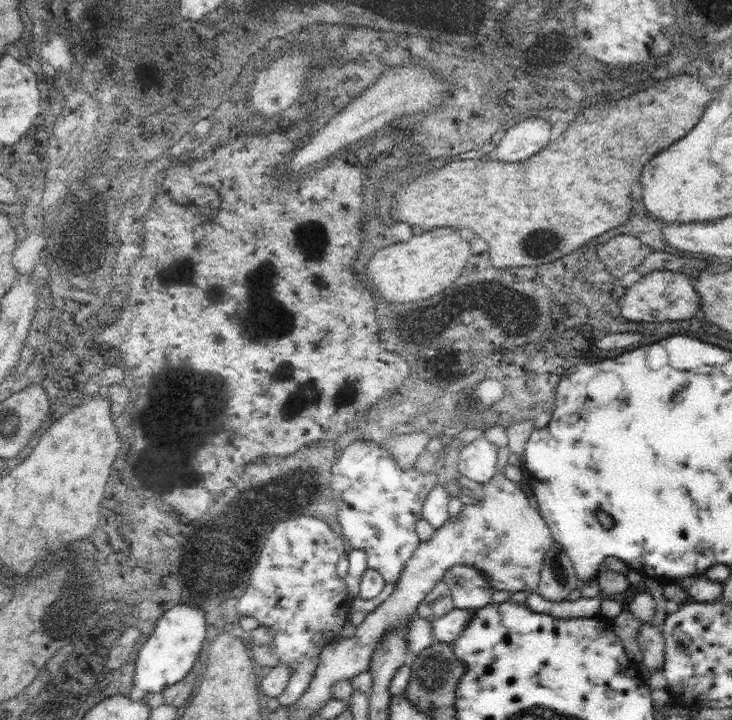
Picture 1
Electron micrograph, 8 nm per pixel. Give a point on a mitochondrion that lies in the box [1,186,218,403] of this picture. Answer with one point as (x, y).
(95, 244)

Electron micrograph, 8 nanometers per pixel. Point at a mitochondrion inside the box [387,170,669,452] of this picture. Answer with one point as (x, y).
(519, 305)

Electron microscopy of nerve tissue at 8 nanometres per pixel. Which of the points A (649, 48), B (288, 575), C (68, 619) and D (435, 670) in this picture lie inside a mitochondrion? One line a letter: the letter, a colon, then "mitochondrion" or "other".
A: other
B: other
C: mitochondrion
D: mitochondrion

